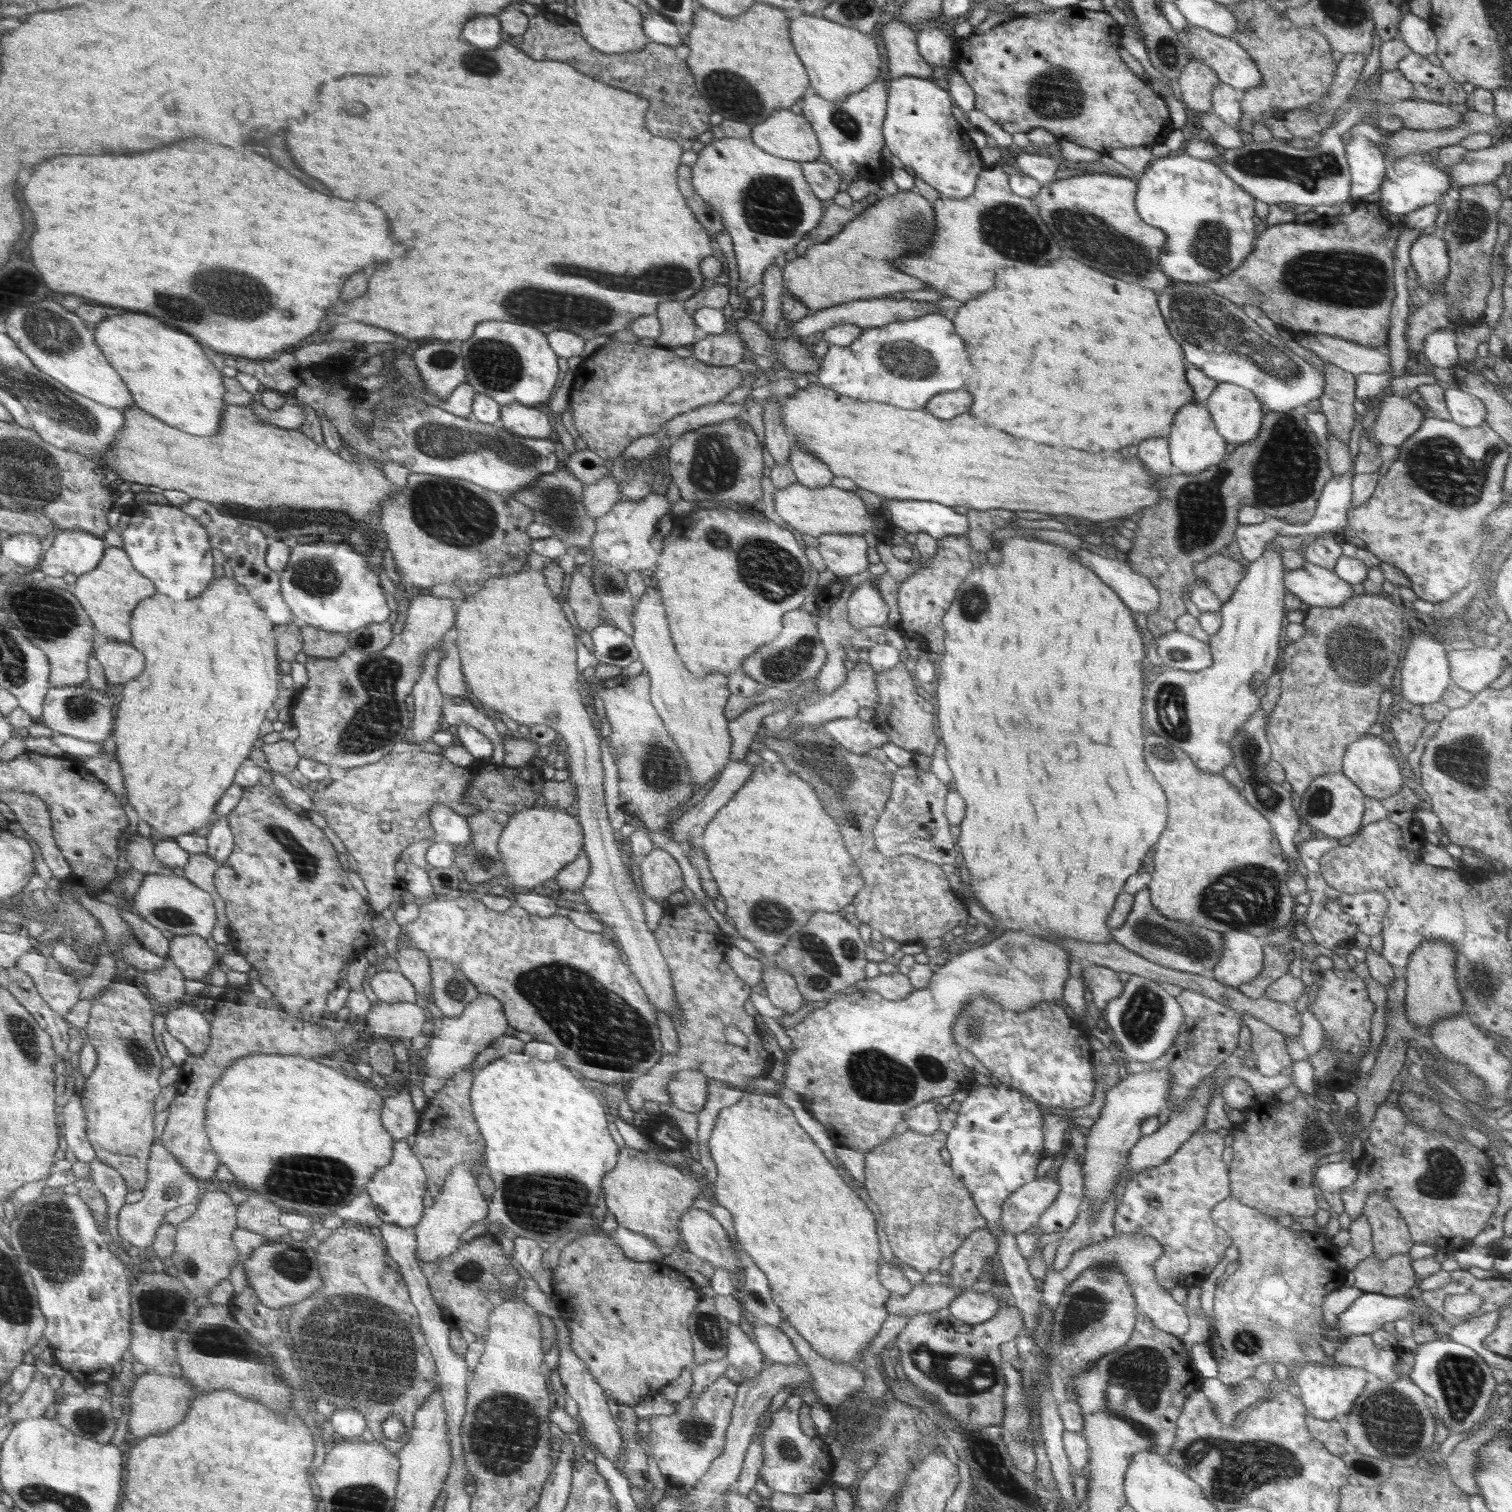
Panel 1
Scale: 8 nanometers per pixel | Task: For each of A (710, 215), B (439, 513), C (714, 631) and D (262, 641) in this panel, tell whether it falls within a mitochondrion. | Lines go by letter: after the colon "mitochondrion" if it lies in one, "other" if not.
A: other
B: mitochondrion
C: other
D: other

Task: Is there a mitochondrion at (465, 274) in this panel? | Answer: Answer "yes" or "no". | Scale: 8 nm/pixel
no

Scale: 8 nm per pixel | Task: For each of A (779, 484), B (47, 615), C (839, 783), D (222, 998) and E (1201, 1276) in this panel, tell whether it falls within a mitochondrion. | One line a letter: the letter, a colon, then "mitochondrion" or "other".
A: other
B: mitochondrion
C: mitochondrion
D: other
E: other

